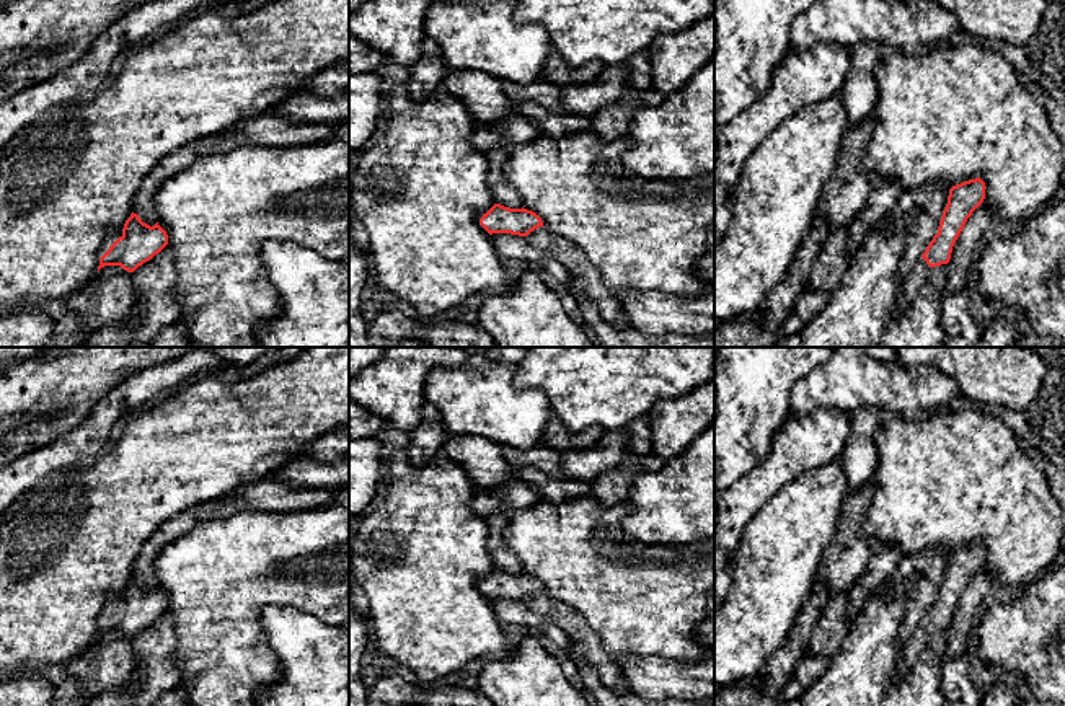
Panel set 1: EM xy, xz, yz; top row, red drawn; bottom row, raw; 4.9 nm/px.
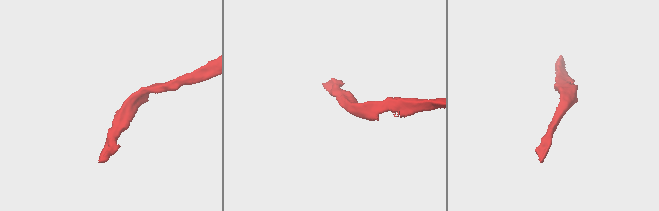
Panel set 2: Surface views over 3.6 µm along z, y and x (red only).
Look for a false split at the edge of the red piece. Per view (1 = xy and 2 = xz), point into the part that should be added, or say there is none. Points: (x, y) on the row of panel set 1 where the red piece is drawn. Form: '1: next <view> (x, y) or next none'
1: next none
2: next none

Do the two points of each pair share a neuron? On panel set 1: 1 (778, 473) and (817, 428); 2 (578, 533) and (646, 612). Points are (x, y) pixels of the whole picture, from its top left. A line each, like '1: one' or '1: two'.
1: one
2: one

